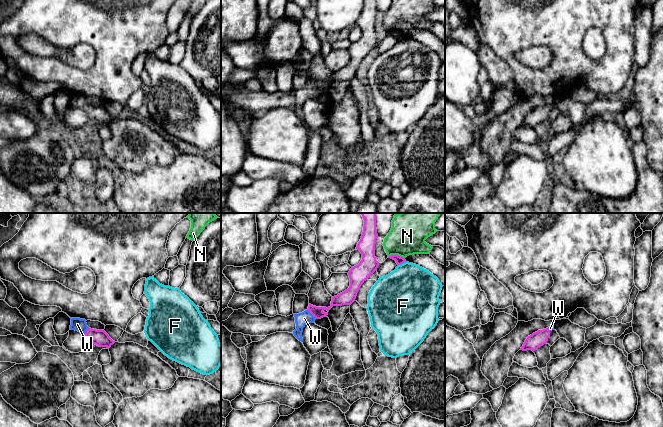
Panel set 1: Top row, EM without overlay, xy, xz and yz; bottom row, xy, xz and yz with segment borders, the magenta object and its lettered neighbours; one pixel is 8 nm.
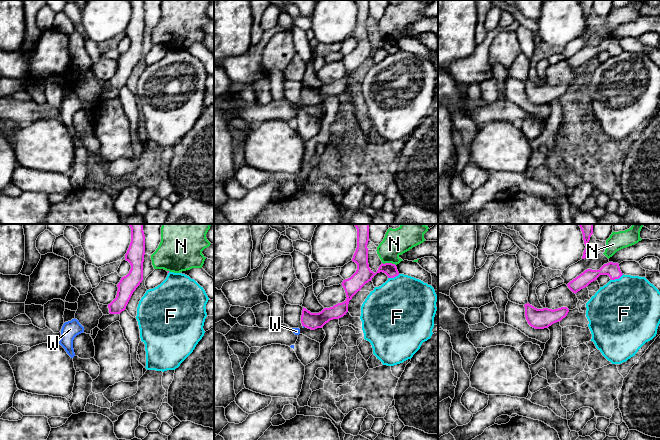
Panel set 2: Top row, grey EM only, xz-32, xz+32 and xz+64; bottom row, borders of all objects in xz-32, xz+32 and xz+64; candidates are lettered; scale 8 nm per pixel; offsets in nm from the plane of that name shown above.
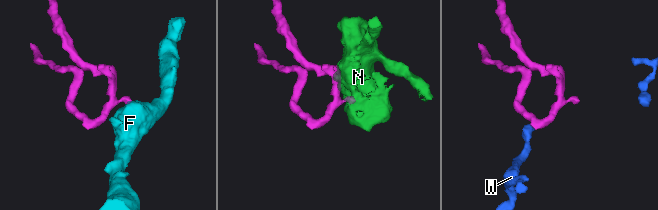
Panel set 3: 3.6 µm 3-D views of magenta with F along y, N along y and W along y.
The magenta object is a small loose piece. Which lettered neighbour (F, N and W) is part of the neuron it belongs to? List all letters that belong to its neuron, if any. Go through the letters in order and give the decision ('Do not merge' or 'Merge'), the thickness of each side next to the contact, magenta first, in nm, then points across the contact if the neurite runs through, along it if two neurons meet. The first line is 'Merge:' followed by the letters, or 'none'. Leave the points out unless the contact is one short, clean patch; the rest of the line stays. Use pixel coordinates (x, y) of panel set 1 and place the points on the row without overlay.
Merge: W
F: Do not merge. Thickness 70 nm (magenta) against 440 nm. Boundary: xz (405, 37), (398, 41)
N: Do not merge. Thickness 70 nm (magenta) against 260 nm. Boundary: xz (388, 31), (399, 31), (404, 34)
W: Merge. Thickness 90 nm (magenta) against 110 nm. Path across: xz (339, 76), (312, 90), (304, 94)

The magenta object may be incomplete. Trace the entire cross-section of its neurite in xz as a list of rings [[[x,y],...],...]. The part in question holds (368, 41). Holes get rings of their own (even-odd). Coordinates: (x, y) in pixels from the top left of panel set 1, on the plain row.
[[[364,0],[361,15],[356,23],[362,30],[362,36],[348,48],[350,54],[349,64],[332,73],[330,83],[316,83],[309,80],[307,86],[294,90],[296,105],[293,107],[293,110],[299,117],[303,117],[302,108],[307,100],[314,99],[316,95],[326,93],[333,82],[351,81],[355,77],[361,61],[377,47],[379,42],[379,38],[375,33],[377,14],[376,0]]]

